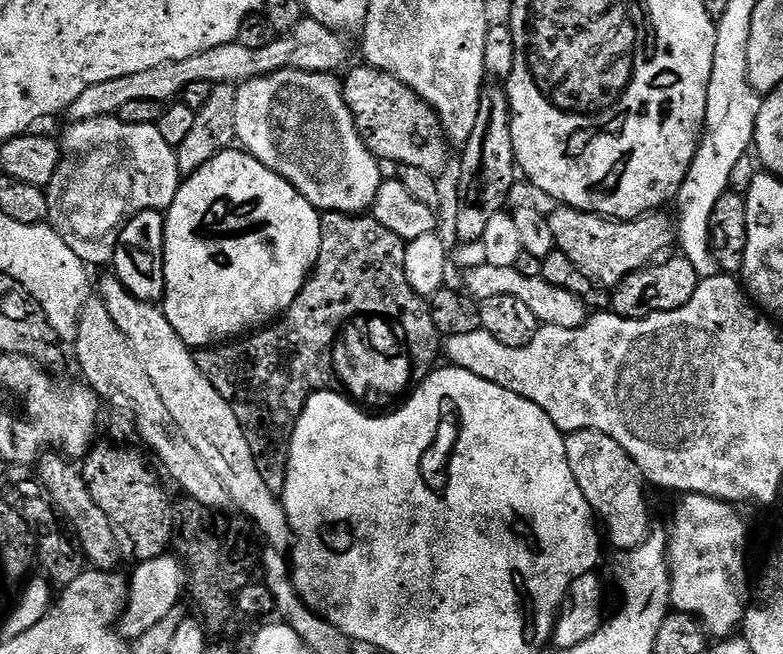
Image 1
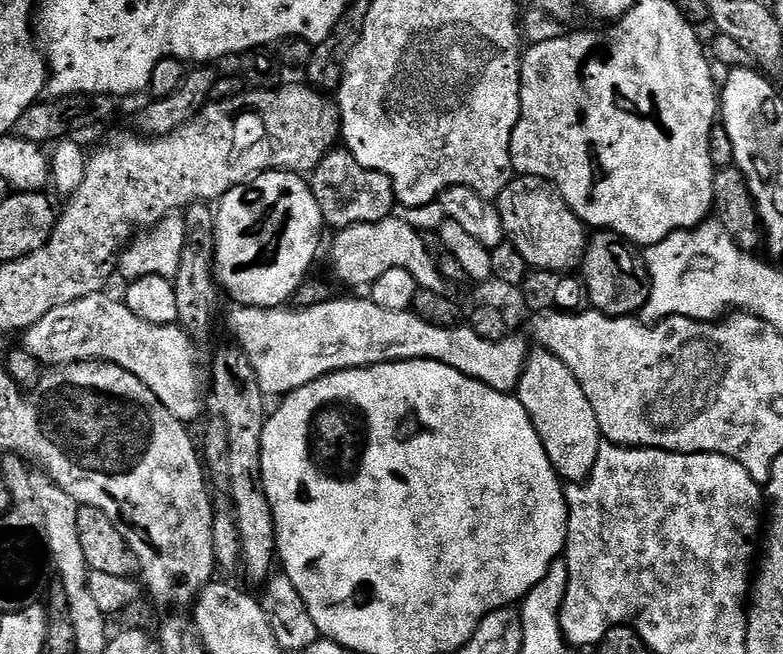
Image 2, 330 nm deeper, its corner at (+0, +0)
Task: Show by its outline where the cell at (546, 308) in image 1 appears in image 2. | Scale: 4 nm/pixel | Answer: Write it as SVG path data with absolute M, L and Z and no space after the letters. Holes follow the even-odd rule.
M389 218L373 224L355 224L349 228L339 229L332 240L332 272L344 284L352 288L371 286L386 270L401 268L414 274L417 285L426 290L444 292L446 281L444 275L436 269L434 258L424 245L424 236L416 233L404 220Z

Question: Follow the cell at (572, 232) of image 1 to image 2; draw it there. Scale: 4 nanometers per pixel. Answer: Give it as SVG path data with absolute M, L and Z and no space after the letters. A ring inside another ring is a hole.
M513 178L494 201L496 209L500 211L507 243L513 244L518 250L518 254L522 254L522 258L526 258L529 269L561 274L568 274L579 269L584 252L588 249L589 233L586 231L586 226L571 212L565 200L560 199L551 187L540 182L527 184L524 180L527 179Z

